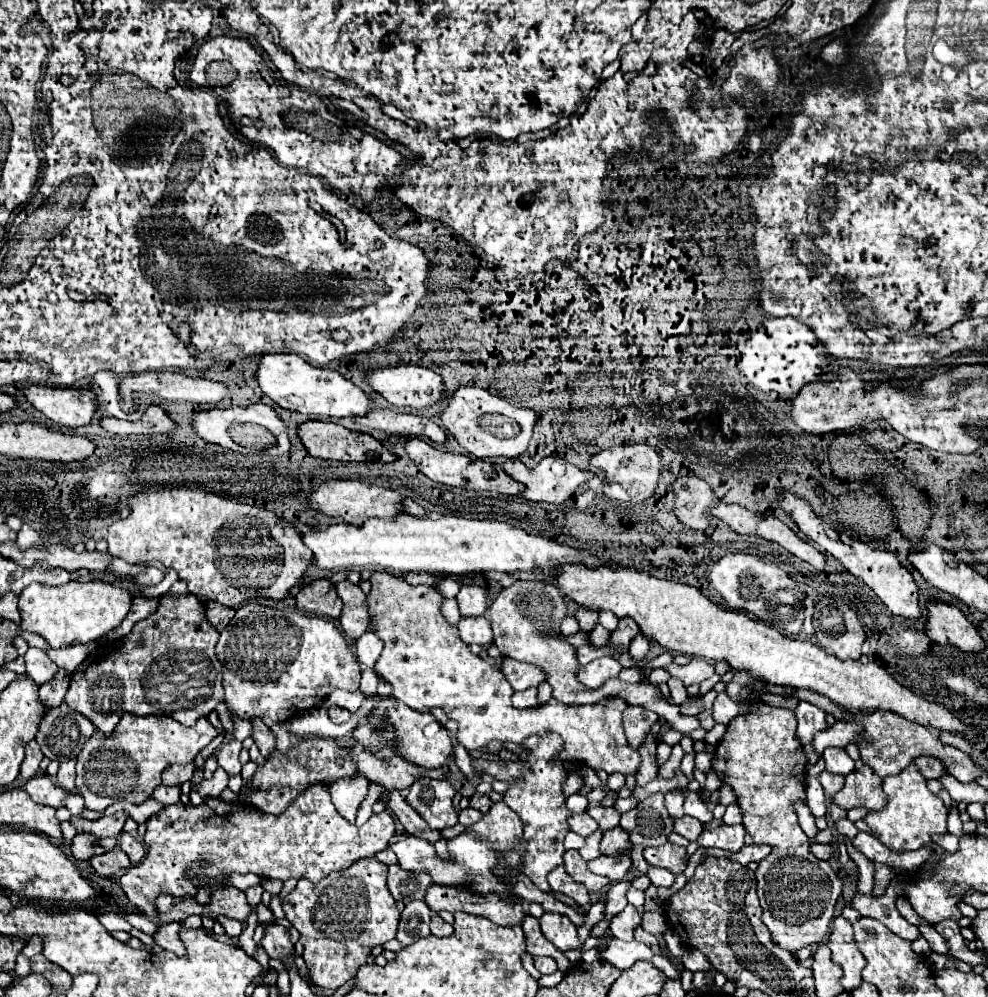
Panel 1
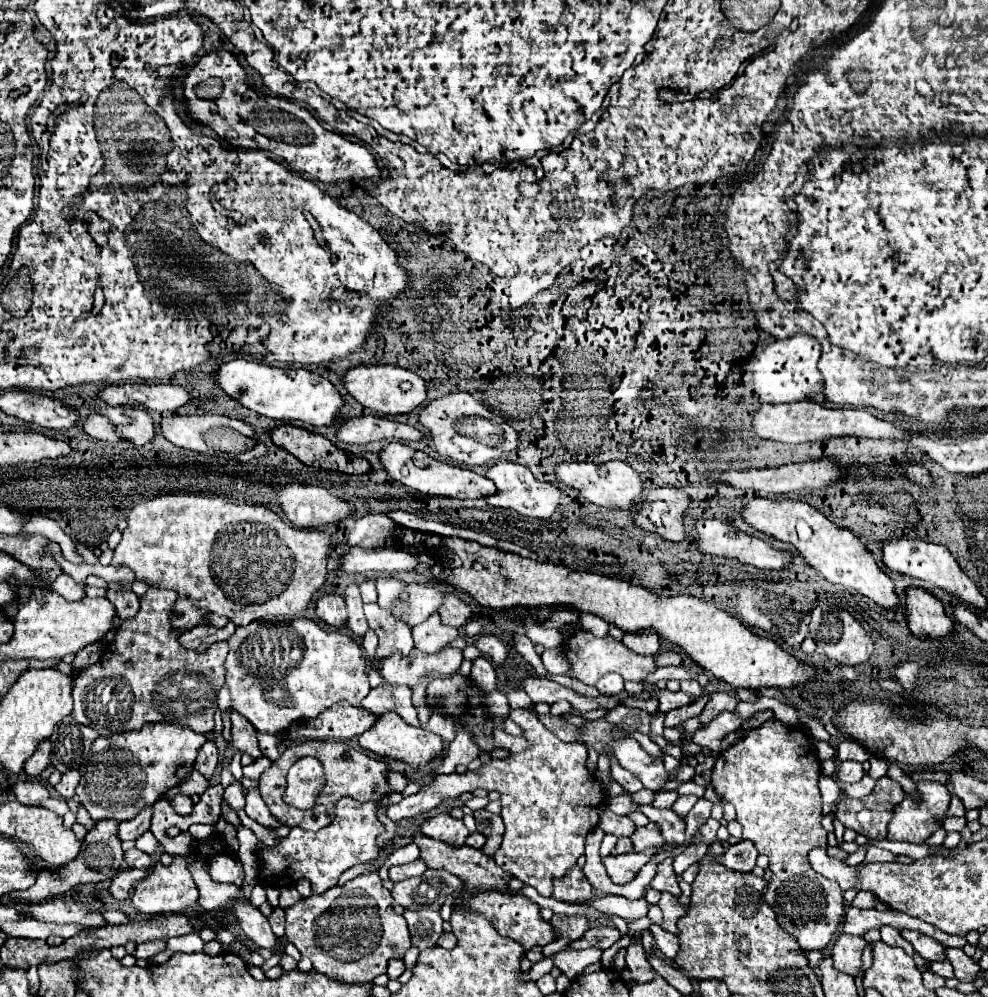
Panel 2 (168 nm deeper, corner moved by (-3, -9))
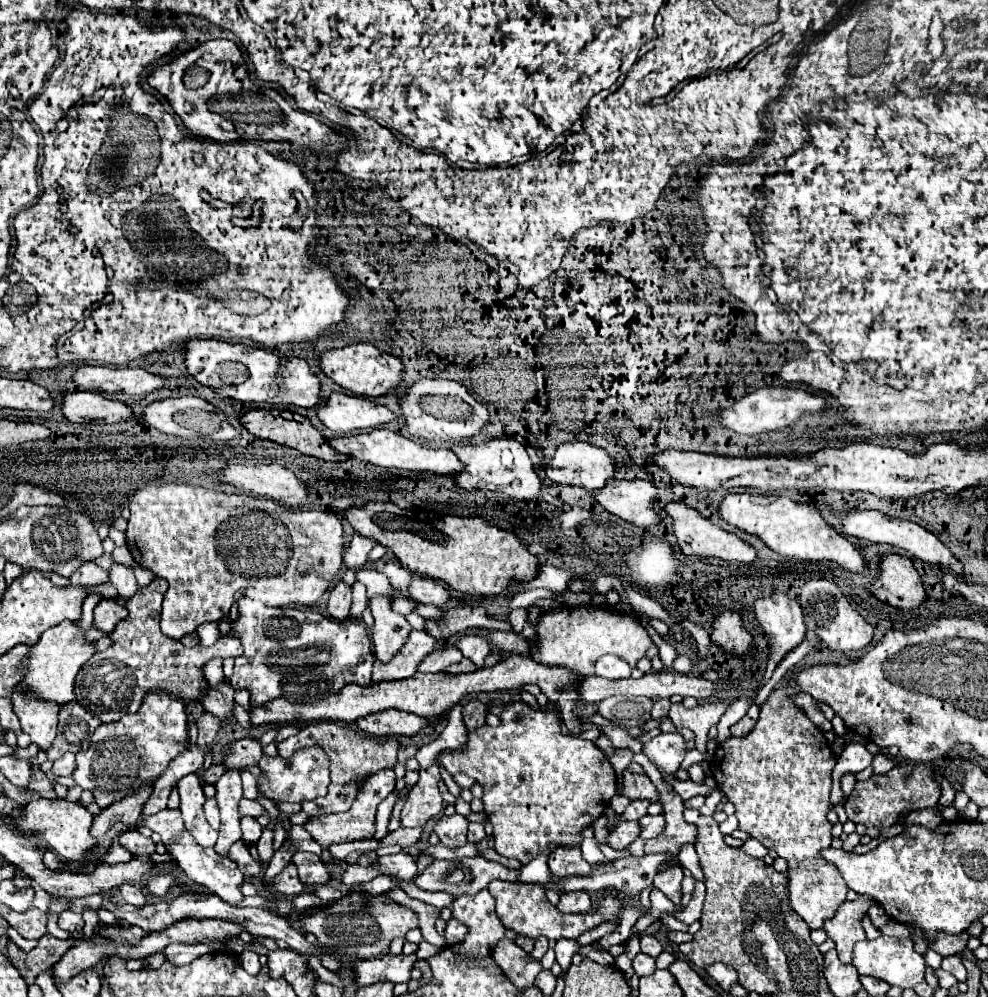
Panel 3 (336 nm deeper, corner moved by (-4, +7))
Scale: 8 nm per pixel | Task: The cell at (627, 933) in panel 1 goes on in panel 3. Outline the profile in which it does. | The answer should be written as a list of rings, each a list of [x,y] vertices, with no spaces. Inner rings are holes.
[[[638,954],[638,956],[634,958],[634,972],[638,974],[638,978],[642,978],[642,976],[646,976],[646,974],[652,974],[654,970],[656,970],[654,958],[650,958],[650,956],[646,956],[646,954]]]

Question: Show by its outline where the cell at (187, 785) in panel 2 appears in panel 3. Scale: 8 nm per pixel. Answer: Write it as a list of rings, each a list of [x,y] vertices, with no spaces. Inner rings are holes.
[[[214,764],[212,768],[208,768],[208,770],[198,770],[196,774],[198,774],[206,784],[216,784],[224,772],[226,772],[226,768],[224,768],[222,764]]]

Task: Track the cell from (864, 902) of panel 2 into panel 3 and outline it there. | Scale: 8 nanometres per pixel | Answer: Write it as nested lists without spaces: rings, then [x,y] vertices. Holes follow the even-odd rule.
[[[858,896],[854,902],[844,902],[834,918],[826,920],[826,934],[830,940],[836,944],[838,958],[842,962],[852,962],[852,948],[856,942],[866,940],[864,928],[862,928],[862,918],[866,916],[868,908],[874,902],[868,896]]]

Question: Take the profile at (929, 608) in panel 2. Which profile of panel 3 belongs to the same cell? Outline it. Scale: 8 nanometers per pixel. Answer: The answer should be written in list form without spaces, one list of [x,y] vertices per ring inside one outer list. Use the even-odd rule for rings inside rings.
[[[880,554],[880,576],[870,584],[870,594],[882,604],[896,608],[918,608],[926,594],[912,560],[900,554]]]

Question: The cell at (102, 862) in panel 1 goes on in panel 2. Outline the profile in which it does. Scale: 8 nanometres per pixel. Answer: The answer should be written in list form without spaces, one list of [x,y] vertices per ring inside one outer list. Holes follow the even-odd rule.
[[[123,868],[119,870],[109,884],[109,892],[117,898],[117,900],[125,900],[129,896],[129,890],[133,888],[133,884],[141,878],[146,878],[148,872],[144,870],[135,870],[135,868]]]

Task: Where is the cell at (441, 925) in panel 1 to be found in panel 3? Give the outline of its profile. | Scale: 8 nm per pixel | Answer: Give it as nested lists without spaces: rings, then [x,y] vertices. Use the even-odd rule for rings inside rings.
[[[450,918],[448,926],[446,926],[446,932],[444,932],[446,944],[460,944],[460,942],[464,942],[464,936],[466,936],[466,932],[468,932],[466,924],[458,922],[456,918]]]

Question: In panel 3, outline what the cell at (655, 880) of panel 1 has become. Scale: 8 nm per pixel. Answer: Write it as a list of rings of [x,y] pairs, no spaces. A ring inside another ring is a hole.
[[[658,888],[652,890],[652,894],[650,894],[650,904],[652,904],[650,910],[648,910],[648,912],[636,922],[636,926],[632,928],[634,936],[640,936],[650,924],[658,922],[662,914],[674,914],[674,912],[676,912],[676,906],[674,906]]]

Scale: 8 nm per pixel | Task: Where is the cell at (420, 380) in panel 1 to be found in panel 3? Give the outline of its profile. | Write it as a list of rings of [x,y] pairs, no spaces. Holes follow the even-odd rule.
[[[352,344],[346,348],[322,352],[318,356],[318,364],[320,364],[320,370],[328,378],[332,378],[338,386],[342,386],[344,390],[350,390],[358,396],[368,396],[368,398],[390,392],[392,388],[398,386],[398,382],[402,380],[402,374],[404,374],[404,370],[402,370],[404,366],[402,366],[400,358],[384,354],[378,348],[374,348],[372,344]]]

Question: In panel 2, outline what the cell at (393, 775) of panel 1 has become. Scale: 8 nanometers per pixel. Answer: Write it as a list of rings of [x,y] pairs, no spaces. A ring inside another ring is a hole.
[[[389,772],[389,774],[387,774],[387,784],[389,784],[391,790],[403,792],[405,786],[409,784],[409,780],[407,780],[407,776],[403,776],[403,774],[399,774],[399,772]]]

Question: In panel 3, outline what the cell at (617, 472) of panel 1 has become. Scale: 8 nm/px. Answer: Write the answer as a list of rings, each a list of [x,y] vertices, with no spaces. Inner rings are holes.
[[[564,442],[564,444],[560,444],[552,458],[542,460],[542,468],[552,482],[568,484],[568,486],[580,486],[586,490],[602,488],[604,482],[608,478],[614,478],[614,474],[616,474],[616,466],[610,460],[610,456],[602,448],[596,448],[588,442]]]

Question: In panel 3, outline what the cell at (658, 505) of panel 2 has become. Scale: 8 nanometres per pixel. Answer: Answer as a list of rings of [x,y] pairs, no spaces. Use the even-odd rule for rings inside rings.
[[[610,478],[602,490],[594,490],[592,498],[610,514],[634,524],[634,526],[656,526],[662,524],[654,512],[656,486],[646,480],[616,480]]]

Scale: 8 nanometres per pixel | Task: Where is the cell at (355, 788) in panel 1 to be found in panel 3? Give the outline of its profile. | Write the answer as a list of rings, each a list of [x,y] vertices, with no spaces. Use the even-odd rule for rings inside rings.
[[[514,702],[500,714],[496,728],[468,730],[468,742],[440,762],[450,774],[464,772],[484,786],[484,812],[494,826],[496,852],[528,864],[550,842],[580,846],[581,831],[592,824],[616,794],[616,772],[608,756],[590,740],[562,734],[558,718]]]

